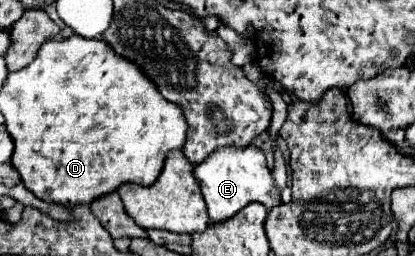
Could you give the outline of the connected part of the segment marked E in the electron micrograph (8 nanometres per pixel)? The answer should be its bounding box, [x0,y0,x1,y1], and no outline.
[195,146,281,224]

